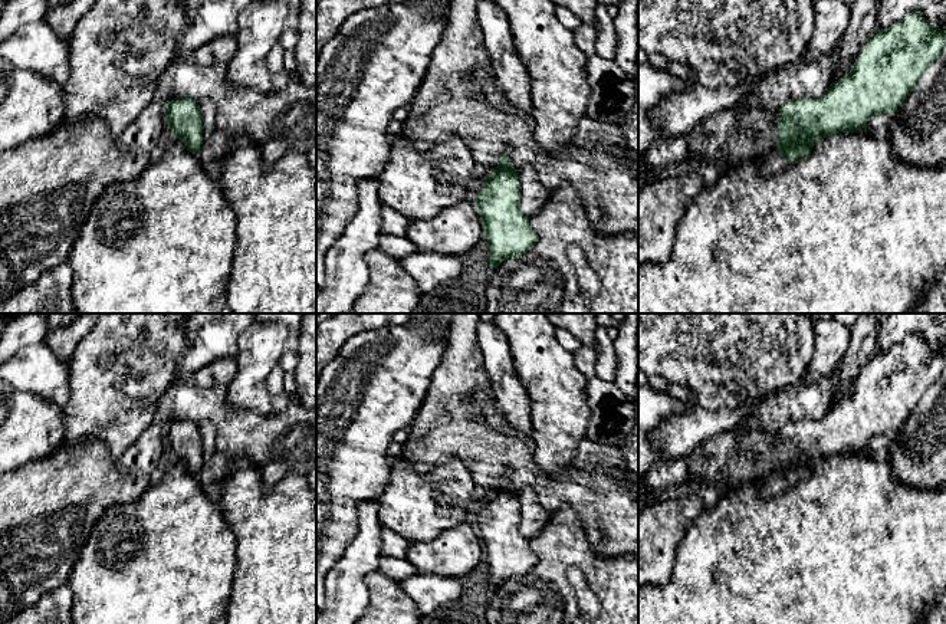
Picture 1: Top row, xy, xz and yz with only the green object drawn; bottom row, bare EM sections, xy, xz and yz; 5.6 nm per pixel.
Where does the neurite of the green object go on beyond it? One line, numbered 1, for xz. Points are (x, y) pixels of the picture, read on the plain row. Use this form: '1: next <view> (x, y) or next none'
1: next none

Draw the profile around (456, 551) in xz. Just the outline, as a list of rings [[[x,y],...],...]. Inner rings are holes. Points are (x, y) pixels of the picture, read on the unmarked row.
[[[472,518],[443,531],[431,541],[411,543],[405,554],[405,559],[418,574],[453,578],[469,574],[483,556],[482,541]]]

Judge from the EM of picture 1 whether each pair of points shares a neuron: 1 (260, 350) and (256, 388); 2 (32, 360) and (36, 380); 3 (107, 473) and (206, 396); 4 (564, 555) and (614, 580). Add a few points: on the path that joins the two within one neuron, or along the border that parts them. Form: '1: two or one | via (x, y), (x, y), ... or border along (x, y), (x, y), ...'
1: one | via (256, 360), (256, 378)
2: one | via (35, 364), (36, 375)
3: one | via (132, 456), (180, 403)
4: one | via (577, 555), (582, 555), (601, 570)

